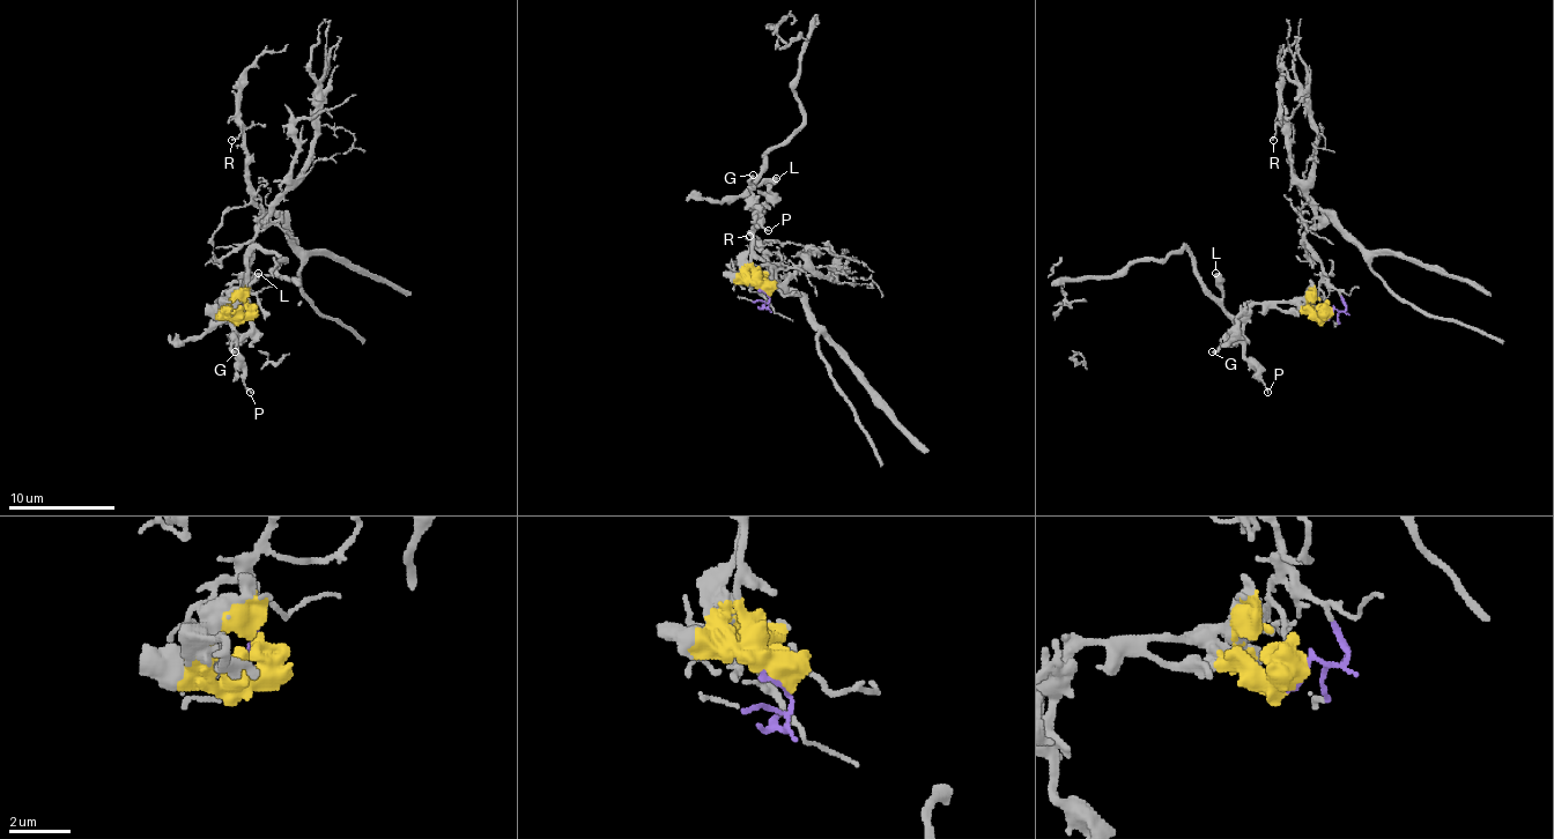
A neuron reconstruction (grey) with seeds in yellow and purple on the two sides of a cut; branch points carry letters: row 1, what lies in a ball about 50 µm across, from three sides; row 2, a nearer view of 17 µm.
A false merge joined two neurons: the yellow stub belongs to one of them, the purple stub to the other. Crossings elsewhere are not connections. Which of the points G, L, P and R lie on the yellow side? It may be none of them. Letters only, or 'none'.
G, L, P

